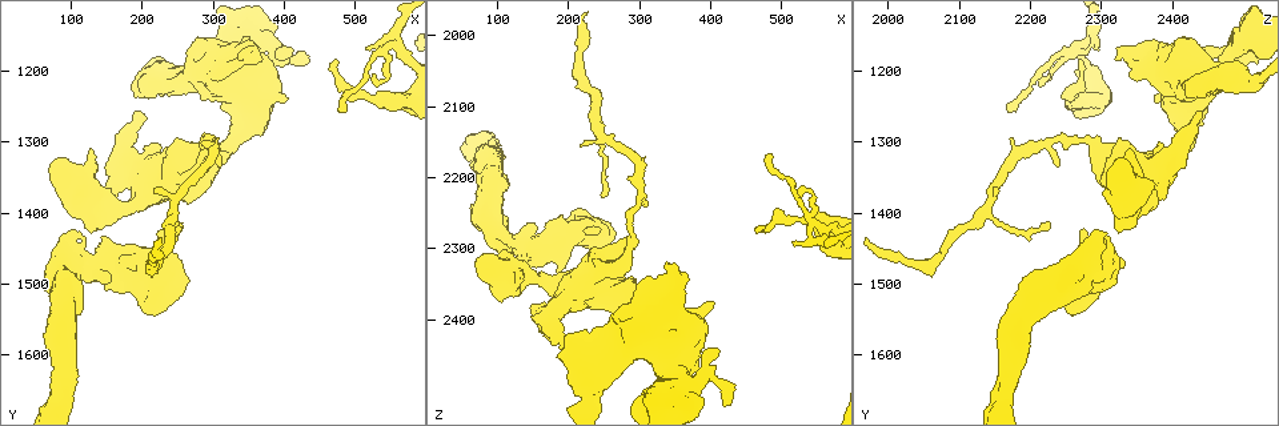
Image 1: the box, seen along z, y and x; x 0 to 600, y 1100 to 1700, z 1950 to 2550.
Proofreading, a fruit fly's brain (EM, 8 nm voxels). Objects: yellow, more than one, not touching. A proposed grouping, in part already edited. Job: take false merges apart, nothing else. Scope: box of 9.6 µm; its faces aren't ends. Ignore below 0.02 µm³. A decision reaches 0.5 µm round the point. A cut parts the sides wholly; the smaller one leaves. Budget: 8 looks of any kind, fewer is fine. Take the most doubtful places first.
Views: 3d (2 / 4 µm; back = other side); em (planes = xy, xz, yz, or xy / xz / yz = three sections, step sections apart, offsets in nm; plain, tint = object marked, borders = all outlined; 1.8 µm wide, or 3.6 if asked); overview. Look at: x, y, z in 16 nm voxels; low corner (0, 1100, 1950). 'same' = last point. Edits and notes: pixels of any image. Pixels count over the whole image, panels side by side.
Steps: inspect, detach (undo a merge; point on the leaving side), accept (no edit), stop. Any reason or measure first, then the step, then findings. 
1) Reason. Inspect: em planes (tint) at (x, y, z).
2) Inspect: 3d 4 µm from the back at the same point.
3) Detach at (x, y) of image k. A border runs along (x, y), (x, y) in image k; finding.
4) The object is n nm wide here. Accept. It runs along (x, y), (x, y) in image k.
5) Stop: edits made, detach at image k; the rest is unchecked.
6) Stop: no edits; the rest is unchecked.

Narrows sharply. Inspect: 3d 4 µm at (360, 1160, 2495).

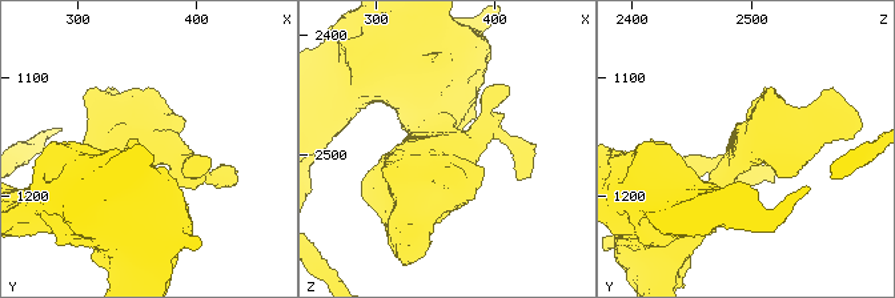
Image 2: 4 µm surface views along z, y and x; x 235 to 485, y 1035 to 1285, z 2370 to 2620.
Inspect: em yz step 16 (plain) at (362, 1156, 2498).

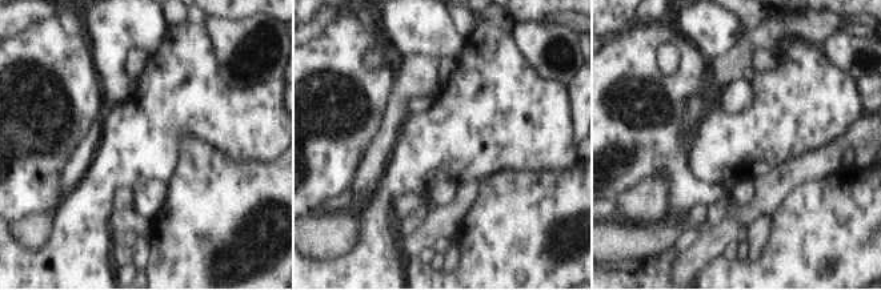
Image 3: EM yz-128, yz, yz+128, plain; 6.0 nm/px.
Where the object lies. Inspect: em yz step 16 (tint) at the same point.

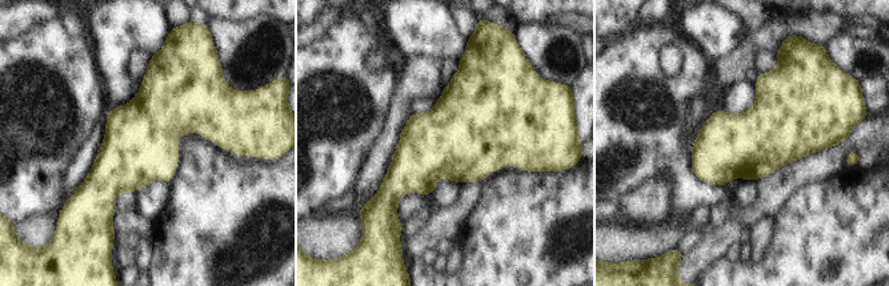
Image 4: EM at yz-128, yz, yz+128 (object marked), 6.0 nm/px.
The object is 420 nm wide here. Accept. All the same neuron.

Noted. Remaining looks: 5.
Thick turns thin. Inspect: em planes (tint) at (560, 1170, 2270).

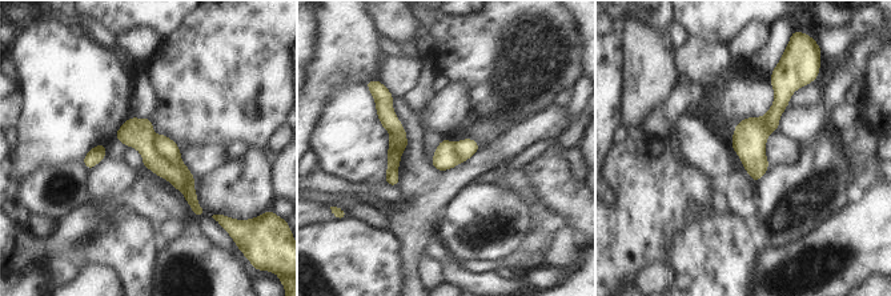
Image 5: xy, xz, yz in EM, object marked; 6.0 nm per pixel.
Detach at (167, 148) of image 5. A border runs along (155, 135), (155, 150), (191, 176) in image 5; a second neuron is stuck on.

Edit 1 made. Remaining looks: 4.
See it whole again. Inspect: overview.

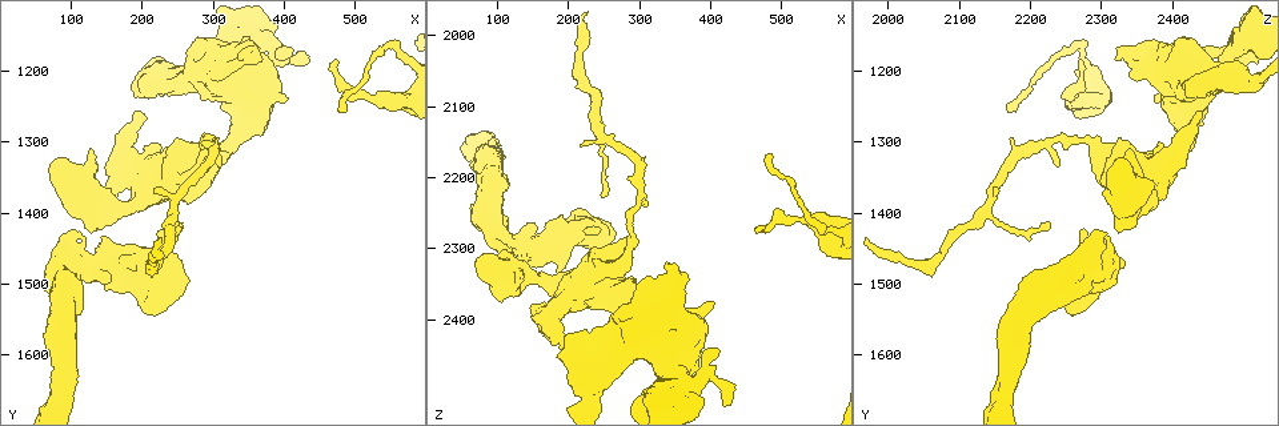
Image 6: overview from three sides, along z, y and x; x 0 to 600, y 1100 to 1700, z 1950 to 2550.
Sharp bend. Inspect: 3d 4 µm at (200, 1340, 2370).

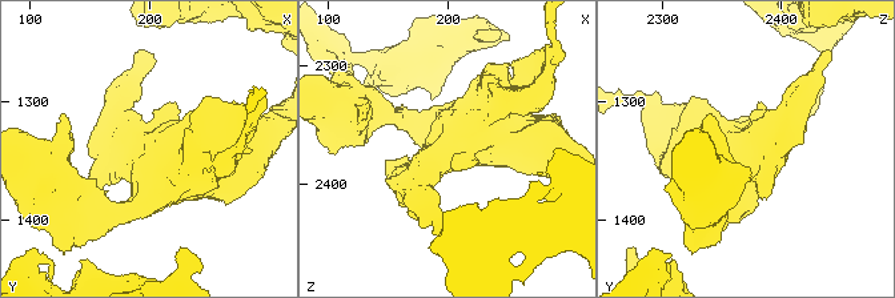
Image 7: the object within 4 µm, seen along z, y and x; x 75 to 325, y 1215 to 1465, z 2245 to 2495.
Shape alone is not enough. Inspect: em 3.6 µm planes (tint) at (204, 1346, 2370).

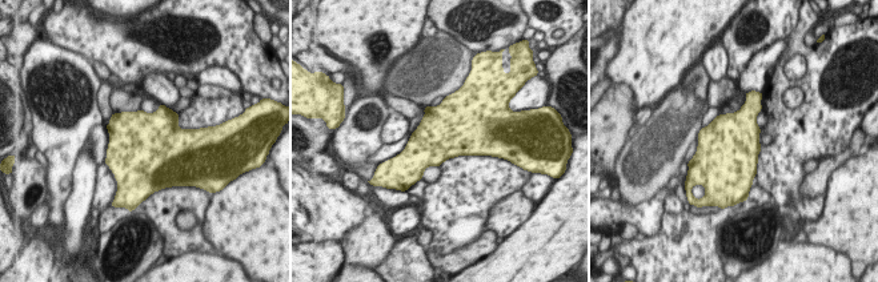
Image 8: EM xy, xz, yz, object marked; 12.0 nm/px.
Accept. Continuous, no second neuron.

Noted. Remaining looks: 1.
Stop: edits made, detach at image 5; the rest is unchecked.

